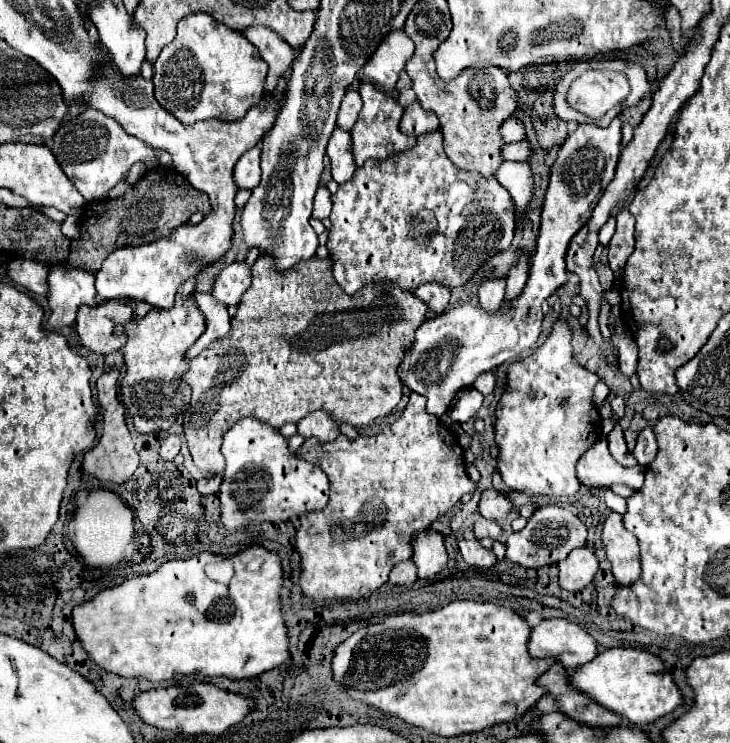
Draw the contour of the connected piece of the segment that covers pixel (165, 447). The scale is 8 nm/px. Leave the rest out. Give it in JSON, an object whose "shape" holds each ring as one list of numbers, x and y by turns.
{"shape":[[170,434,170,436,164,440,164,444,160,446,160,456,162,456,164,460,174,460,176,454,180,452,180,448,182,448,182,440,180,440,180,436]]}

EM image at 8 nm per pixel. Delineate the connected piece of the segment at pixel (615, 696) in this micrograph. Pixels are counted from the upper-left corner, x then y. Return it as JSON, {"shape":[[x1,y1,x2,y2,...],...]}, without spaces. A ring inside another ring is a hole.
{"shape":[[612,648,598,652,592,662,580,666,576,672,570,674,570,684,576,686,580,692,588,694,594,702,620,714,636,726,652,724,664,714,682,706,684,702,682,692,676,686,670,670,664,666,662,658,646,650,634,648]]}

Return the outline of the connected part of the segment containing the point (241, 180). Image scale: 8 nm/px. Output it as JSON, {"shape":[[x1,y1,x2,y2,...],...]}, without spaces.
{"shape":[[254,146,240,156,234,168,234,180,240,188,256,188,260,182,260,148]]}

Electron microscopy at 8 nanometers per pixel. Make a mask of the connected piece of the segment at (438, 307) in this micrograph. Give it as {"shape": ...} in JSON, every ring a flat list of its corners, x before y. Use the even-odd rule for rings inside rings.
{"shape":[[436,282,420,284,420,288,416,288,414,294,420,296,434,314,444,312,444,308,446,308,446,304,450,300,450,290,444,288,444,284,436,284]]}

